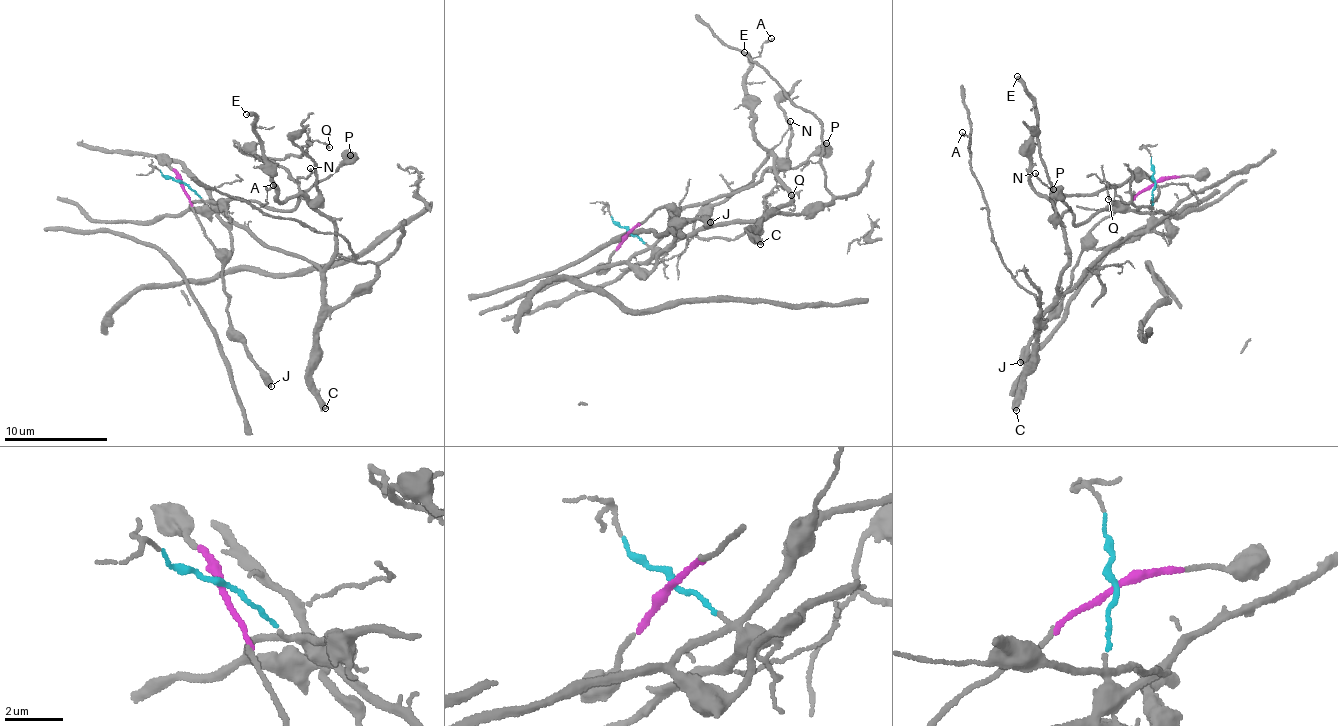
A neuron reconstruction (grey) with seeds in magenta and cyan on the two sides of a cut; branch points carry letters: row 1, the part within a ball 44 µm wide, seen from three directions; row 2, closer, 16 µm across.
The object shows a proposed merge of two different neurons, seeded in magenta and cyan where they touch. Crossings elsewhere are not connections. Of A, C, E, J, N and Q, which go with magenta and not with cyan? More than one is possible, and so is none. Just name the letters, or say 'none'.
J

